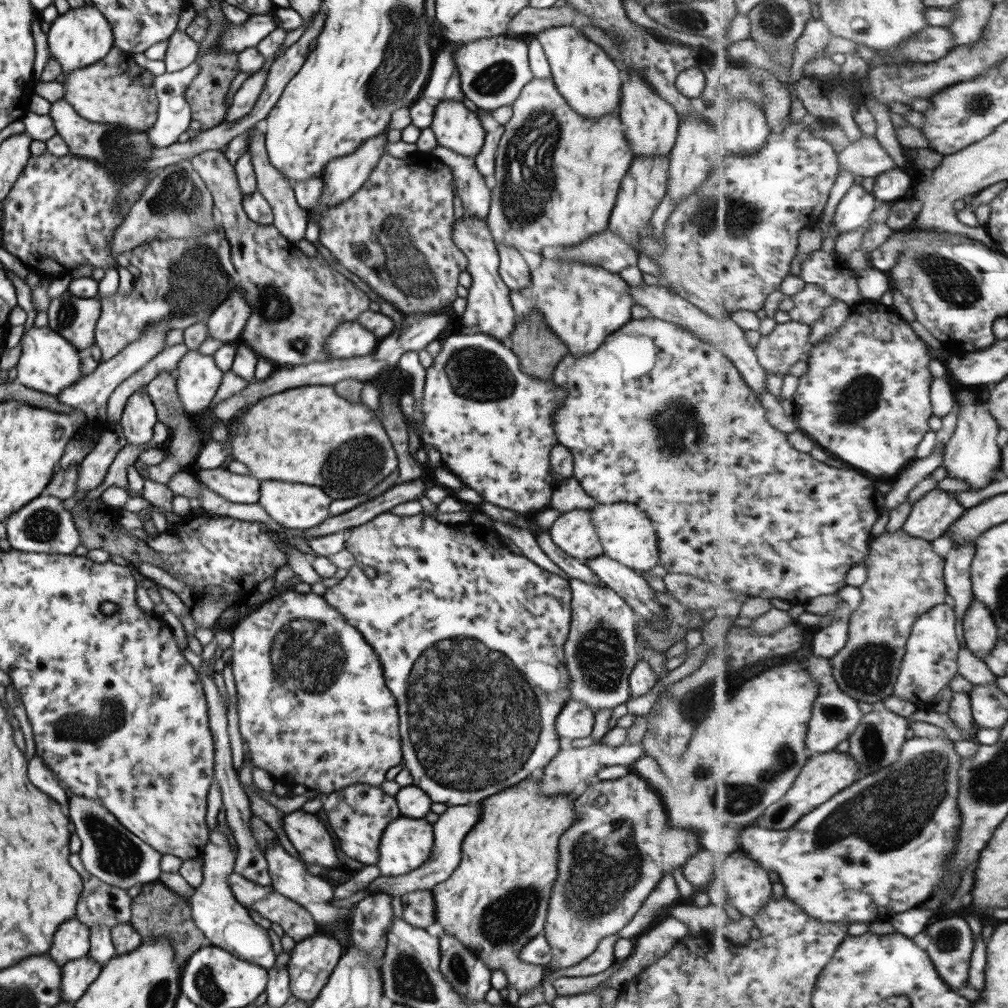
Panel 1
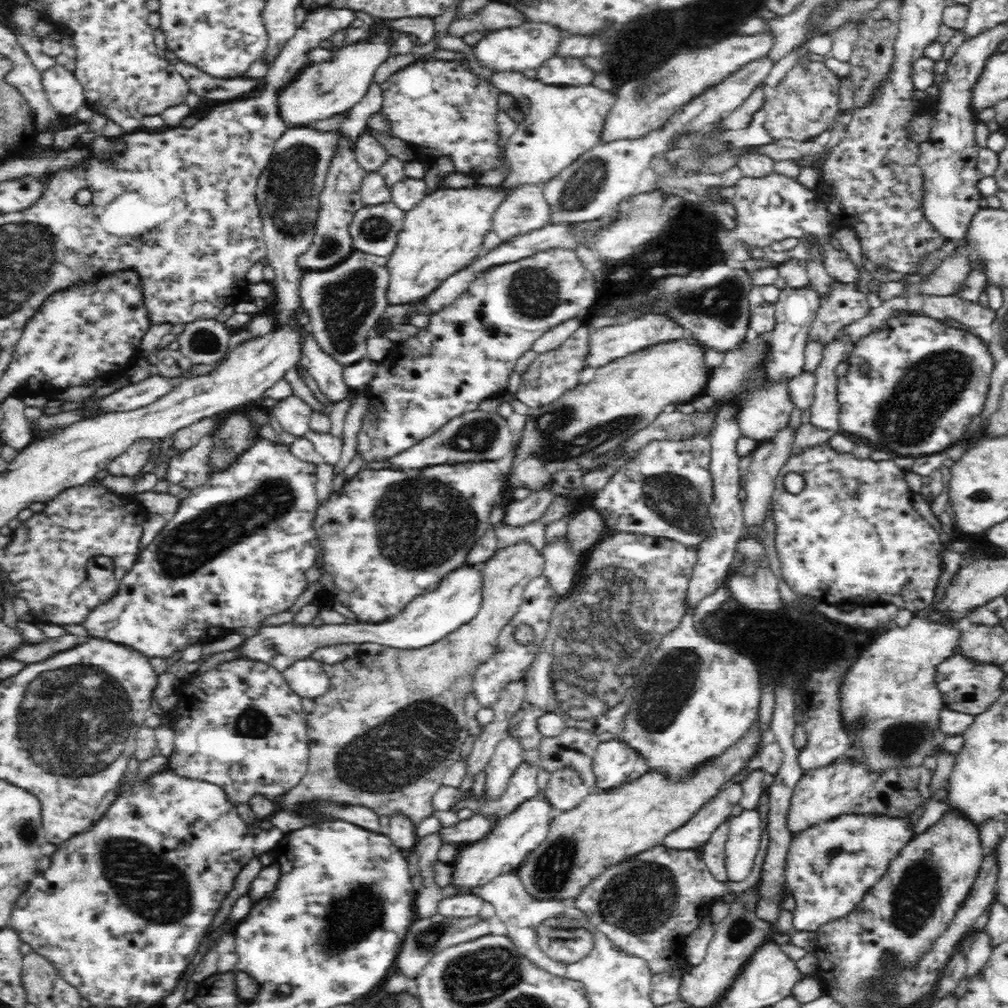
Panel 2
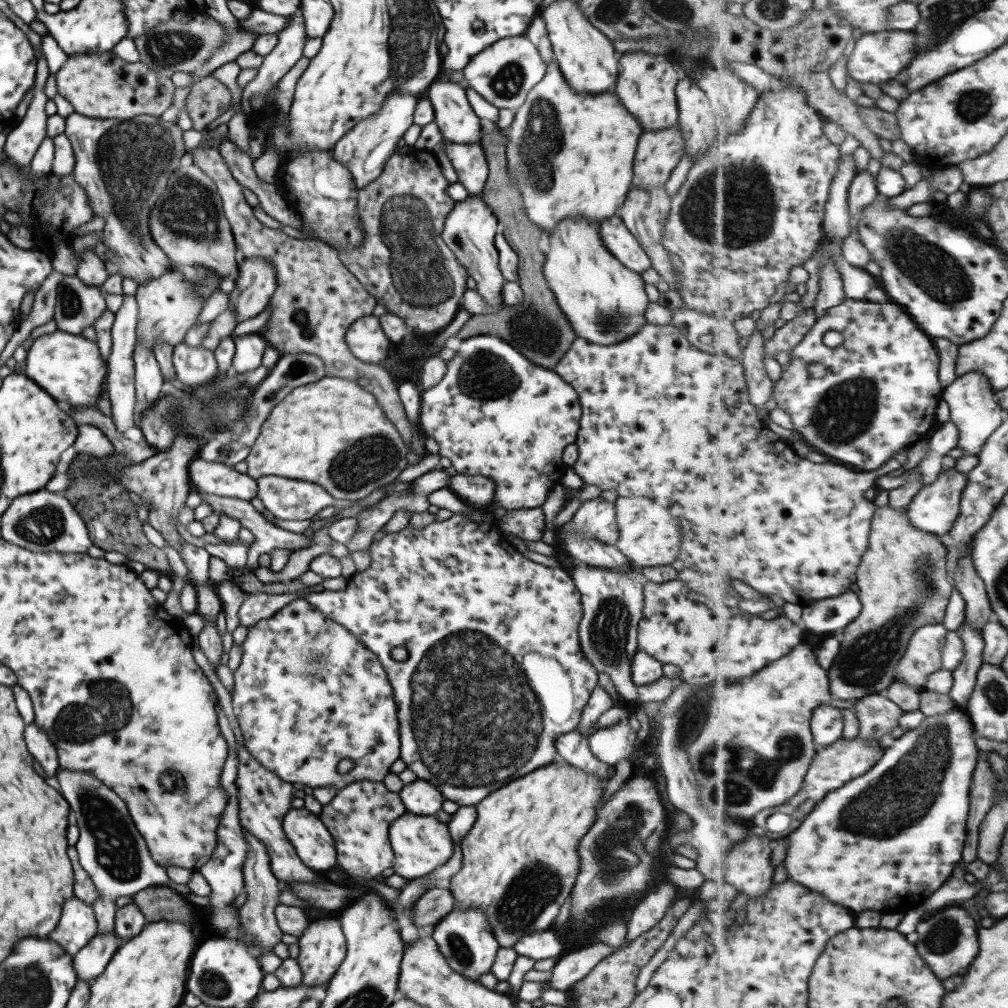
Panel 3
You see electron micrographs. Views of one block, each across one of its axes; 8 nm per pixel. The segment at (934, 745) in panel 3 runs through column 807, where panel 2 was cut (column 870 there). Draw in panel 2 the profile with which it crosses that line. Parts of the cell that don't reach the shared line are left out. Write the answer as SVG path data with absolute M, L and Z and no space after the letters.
M928 801L904 818L842 815L796 833L785 866L785 888L796 899L790 930L816 931L824 922L852 912L864 892L884 876L891 860L913 839L914 826Z

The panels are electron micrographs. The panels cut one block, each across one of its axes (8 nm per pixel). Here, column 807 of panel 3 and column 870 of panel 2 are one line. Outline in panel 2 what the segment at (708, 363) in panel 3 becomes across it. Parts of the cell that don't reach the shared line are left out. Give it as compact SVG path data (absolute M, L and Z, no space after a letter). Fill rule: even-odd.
M828 441L789 456L775 480L772 514L776 525L775 546L781 564L782 578L794 592L810 597L816 603L827 607L837 607L843 602L852 602L855 607L895 605L897 608L915 613L933 604L935 589L941 574L940 538L938 532L914 509L912 505L914 492L910 491L906 483L906 473L906 471L900 470L892 460L874 461L868 458L856 458L850 453L838 454L834 448L830 448ZM790 472L796 472L804 478L805 488L797 494L786 491L786 487L784 487L783 478Z

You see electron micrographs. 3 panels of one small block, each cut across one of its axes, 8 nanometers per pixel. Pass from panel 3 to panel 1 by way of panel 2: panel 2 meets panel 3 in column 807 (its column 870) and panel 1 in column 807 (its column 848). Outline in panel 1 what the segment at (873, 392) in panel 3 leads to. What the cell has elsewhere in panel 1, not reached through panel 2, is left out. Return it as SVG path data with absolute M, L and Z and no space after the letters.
M866 301L855 306L851 316L841 326L837 334L826 336L826 341L817 343L814 349L808 351L808 369L804 375L799 377L798 387L793 395L794 401L801 406L796 418L800 430L834 458L843 458L851 466L867 470L867 474L871 472L871 474L877 474L877 476L881 474L881 476L885 476L888 479L894 479L906 466L916 460L915 452L917 452L917 446L921 444L923 436L930 430L930 418L933 416L931 384L933 384L934 377L931 374L931 370L929 370L929 364L934 358L936 358L936 355L933 350L915 334L915 330L911 328L907 321L903 320L899 314L895 314L892 306L886 306L879 301Z

